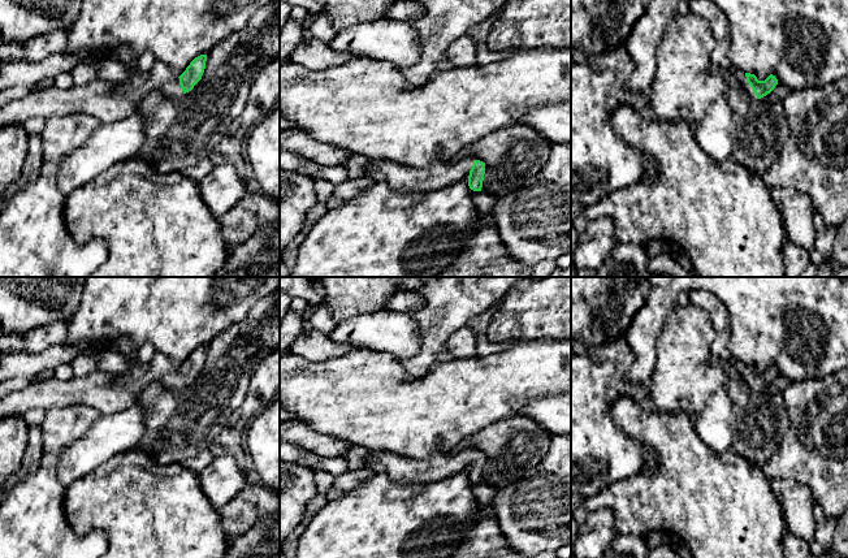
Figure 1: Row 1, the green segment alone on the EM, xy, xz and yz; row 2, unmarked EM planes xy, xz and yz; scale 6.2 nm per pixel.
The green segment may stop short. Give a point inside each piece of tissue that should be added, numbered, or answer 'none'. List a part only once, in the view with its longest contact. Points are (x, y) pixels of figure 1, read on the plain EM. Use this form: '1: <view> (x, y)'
1: yz (740, 366)

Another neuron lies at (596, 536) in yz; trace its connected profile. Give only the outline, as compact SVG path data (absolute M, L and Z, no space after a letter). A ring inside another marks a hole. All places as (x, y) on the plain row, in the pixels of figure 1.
M598 507L589 512L587 520L579 525L574 553L576 558L601 558L613 549L615 529L615 515L613 507Z

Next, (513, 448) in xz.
M514 415L463 438L449 455L471 449L485 455L481 483L497 490L519 483L548 453L551 433L531 418Z

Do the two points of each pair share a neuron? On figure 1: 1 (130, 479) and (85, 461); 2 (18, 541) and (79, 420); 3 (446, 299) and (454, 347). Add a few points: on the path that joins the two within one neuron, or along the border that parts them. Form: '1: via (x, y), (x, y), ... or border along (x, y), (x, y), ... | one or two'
1: border along (128, 451), (115, 454), (95, 470), (74, 481) | two
2: via (33, 511), (42, 494), (51, 450) | one
3: border along (466, 324), (449, 337), (442, 355) | two

